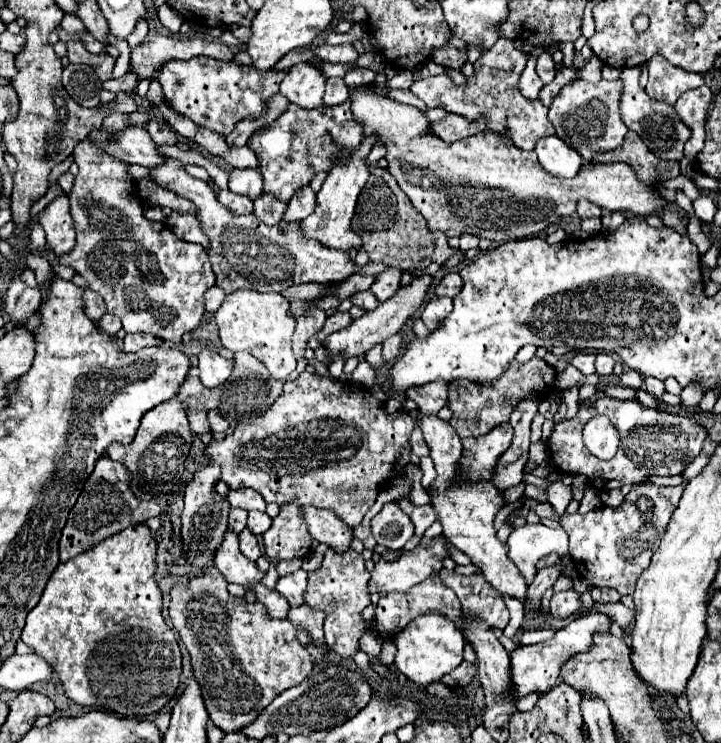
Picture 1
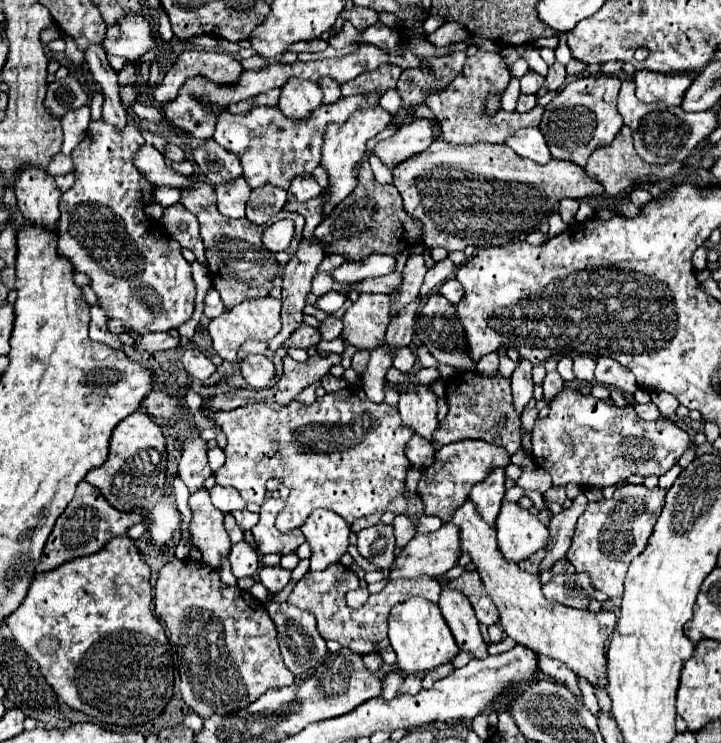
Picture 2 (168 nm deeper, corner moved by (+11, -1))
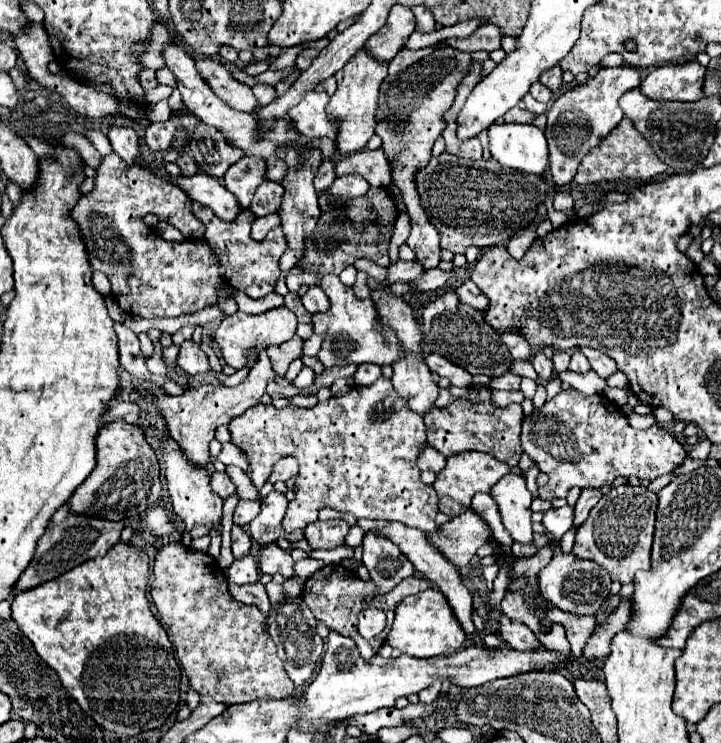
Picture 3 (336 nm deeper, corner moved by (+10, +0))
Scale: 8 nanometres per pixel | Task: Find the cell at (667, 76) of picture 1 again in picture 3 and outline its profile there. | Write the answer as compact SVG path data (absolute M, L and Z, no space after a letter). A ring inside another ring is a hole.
M699 61L661 65L641 83L641 93L649 99L699 101L703 97L705 67Z

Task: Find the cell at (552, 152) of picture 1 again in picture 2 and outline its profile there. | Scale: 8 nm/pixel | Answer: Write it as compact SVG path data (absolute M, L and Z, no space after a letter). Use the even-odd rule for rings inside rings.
M522 128L514 136L510 136L506 140L506 144L516 154L520 154L524 158L530 158L538 164L546 164L552 158L552 154L548 150L548 144L546 144L546 140L544 140L544 136L538 128Z

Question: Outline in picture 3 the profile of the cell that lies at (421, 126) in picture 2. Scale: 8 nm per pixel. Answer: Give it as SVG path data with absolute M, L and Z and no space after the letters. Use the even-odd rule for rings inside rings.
M363 149L359 153L353 153L351 157L345 157L337 163L335 173L337 173L337 177L357 173L363 179L367 179L369 185L375 185L375 187L387 187L391 183L389 161L387 161L383 149L377 149L377 151Z

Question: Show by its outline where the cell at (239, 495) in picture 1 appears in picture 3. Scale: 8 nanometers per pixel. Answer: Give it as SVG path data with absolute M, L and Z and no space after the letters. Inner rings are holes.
M213 473L211 475L211 487L213 487L213 491L219 495L219 497L229 497L231 493L235 493L235 483L229 479L229 475L227 473Z

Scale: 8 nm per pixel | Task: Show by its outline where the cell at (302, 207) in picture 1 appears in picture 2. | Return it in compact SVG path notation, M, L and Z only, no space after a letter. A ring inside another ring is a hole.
M304 174L300 178L292 180L292 186L288 190L288 202L308 202L316 196L320 196L322 188L312 180L312 176Z

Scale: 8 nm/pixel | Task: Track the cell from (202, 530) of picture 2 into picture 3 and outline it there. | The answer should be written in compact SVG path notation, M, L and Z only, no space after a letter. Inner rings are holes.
M161 437L159 447L163 449L163 463L165 463L165 481L167 481L167 491L171 495L171 503L173 503L173 511L187 523L187 527L193 527L197 523L211 527L215 523L221 521L221 505L223 499L217 497L217 493L211 491L209 485L209 473L205 467L193 465L185 453L181 451L181 447L171 439L171 437Z

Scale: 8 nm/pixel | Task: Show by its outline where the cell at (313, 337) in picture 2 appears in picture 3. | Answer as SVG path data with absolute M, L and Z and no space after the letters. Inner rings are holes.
M297 335L293 339L289 339L287 343L281 343L281 345L275 345L275 347L267 347L265 351L269 355L269 361L271 361L271 367L273 367L275 375L283 377L287 367L289 367L289 363L299 357L301 349L303 349L303 341Z

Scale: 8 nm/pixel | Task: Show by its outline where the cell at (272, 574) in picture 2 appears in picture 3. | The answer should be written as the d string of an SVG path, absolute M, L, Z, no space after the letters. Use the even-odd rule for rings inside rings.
M277 543L273 545L263 545L261 551L259 551L259 569L261 573L267 573L267 575L275 575L275 573L281 573L283 577L291 577L293 575L293 557L283 551Z

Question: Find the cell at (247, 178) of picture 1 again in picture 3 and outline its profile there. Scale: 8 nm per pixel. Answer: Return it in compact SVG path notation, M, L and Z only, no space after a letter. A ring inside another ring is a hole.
M197 123L197 129L189 141L189 149L197 161L199 171L215 179L223 179L225 171L243 157L241 149L229 145L221 131L205 123Z

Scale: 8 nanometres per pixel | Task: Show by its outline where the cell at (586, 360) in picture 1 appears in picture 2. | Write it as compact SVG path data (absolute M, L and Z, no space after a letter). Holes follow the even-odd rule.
M564 356L564 358L558 362L558 374L560 374L566 382L572 382L572 380L574 380L574 370L572 370L572 358L570 358L570 356Z

